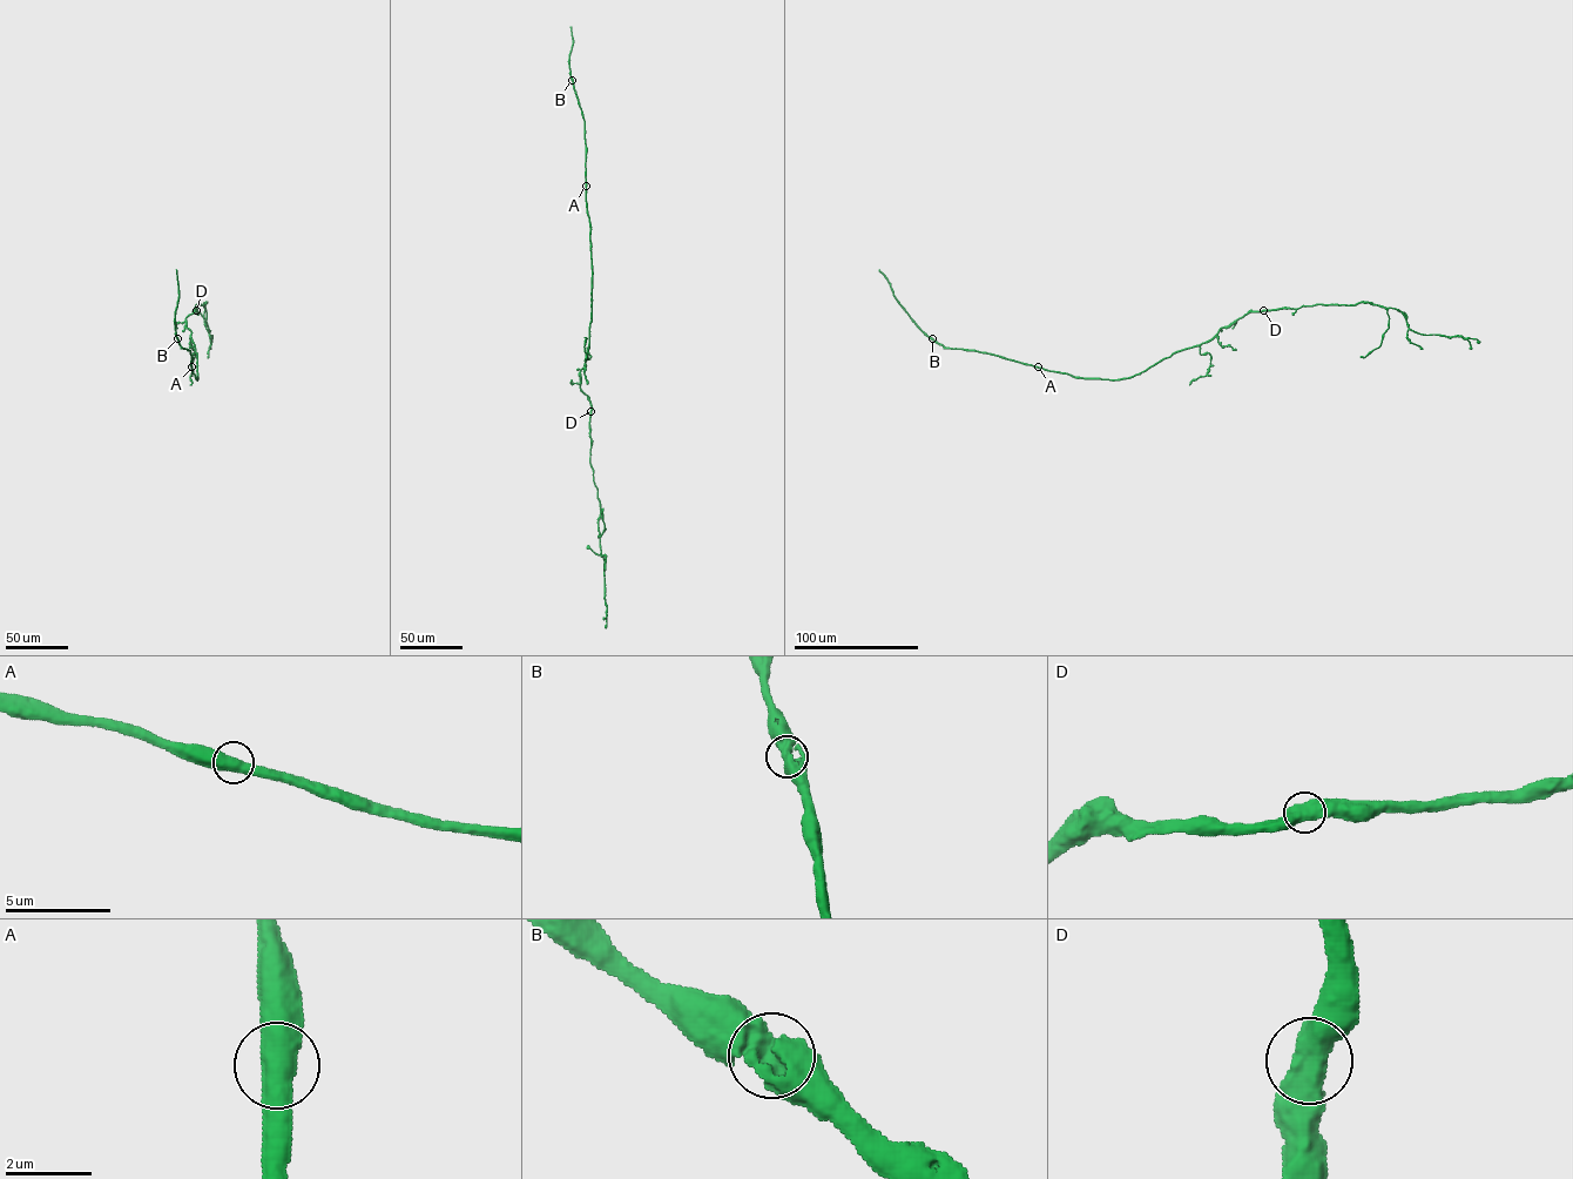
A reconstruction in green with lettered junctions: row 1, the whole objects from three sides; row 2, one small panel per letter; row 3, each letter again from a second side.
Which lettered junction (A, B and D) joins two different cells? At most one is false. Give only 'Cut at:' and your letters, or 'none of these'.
Cut at: none of these

